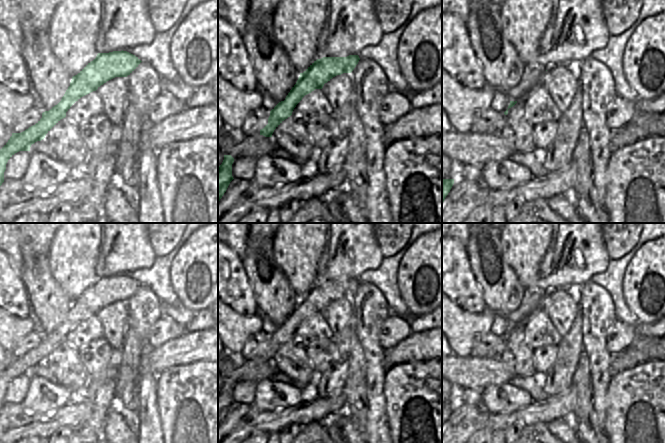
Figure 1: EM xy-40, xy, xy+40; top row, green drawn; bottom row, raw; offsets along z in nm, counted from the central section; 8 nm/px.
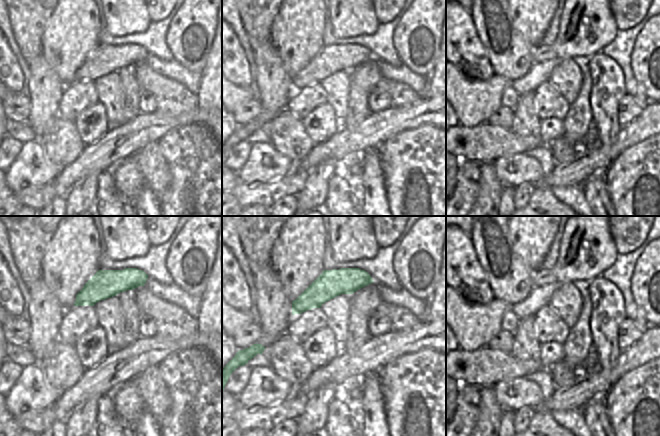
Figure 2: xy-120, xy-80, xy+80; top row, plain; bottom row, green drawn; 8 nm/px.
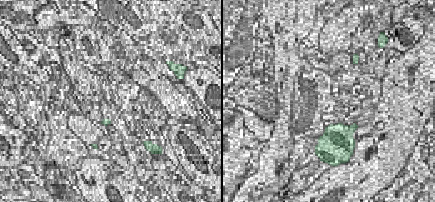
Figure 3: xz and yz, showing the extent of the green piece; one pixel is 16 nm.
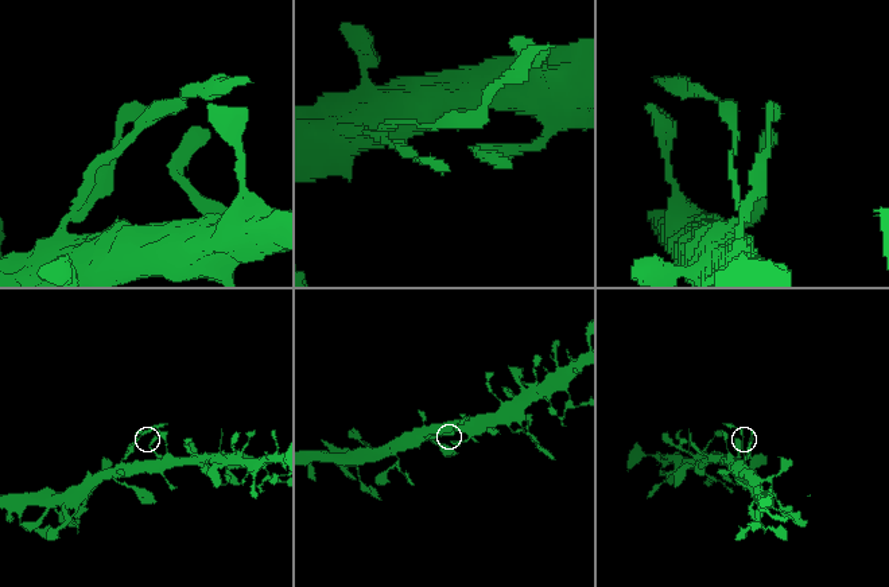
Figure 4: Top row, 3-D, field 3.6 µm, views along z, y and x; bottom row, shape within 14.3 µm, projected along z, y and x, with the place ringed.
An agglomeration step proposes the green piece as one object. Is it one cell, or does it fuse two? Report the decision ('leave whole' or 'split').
split

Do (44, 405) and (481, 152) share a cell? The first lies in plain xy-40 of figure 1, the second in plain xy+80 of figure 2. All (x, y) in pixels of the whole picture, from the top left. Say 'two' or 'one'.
two

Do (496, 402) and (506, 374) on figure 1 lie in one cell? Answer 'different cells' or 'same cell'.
different cells

